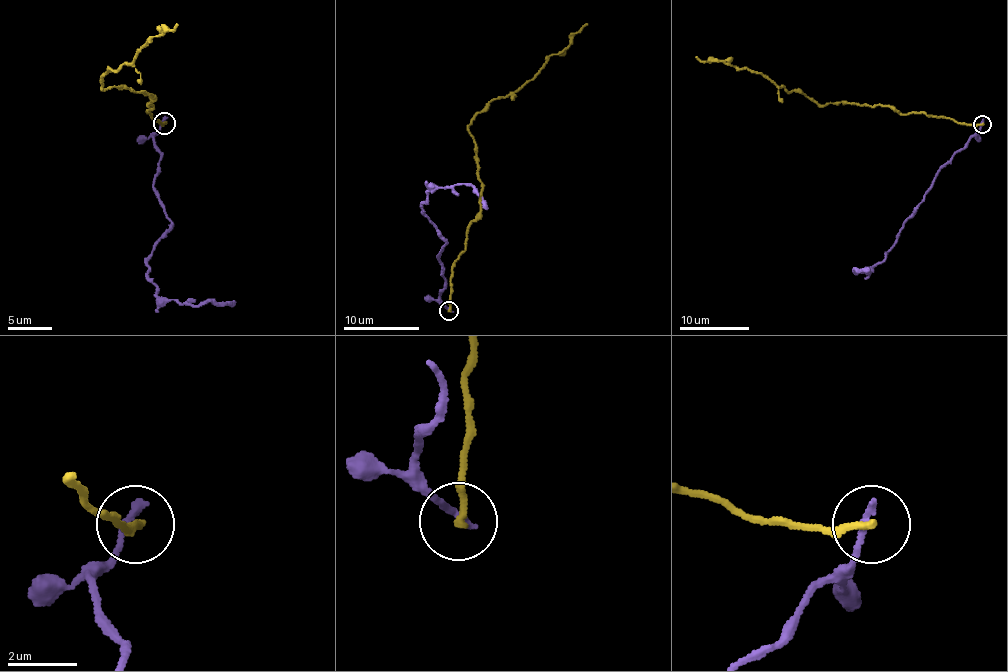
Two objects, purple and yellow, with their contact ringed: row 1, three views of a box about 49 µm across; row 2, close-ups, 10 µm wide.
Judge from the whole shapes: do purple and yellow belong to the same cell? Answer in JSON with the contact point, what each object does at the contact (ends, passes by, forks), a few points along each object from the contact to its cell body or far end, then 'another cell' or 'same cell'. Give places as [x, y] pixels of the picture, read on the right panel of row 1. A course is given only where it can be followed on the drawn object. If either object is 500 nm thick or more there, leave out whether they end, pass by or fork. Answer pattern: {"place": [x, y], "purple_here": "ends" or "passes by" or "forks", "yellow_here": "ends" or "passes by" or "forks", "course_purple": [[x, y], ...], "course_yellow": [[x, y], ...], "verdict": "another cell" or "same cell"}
{"place": [982, 124], "purple_here": "ends", "yellow_here": "ends", "course_purple": [[983, 123], [935, 175], [924, 201], [917, 206], [884, 259], [857, 274], [853, 271], [868, 267]], "course_yellow": [[983, 124], [961, 125], [925, 113], [904, 114], [888, 106], [821, 105], [760, 73], [695, 56]], "verdict": "another cell"}

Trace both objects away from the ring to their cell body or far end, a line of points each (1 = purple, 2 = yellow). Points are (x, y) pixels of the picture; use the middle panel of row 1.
1: (450, 311), (439, 297), (445, 281), (438, 257), (446, 242), (423, 203), (431, 188), (469, 184), (488, 208)
2: (449, 311), (452, 264), (464, 248), (467, 226), (479, 211), (471, 118), (531, 78), (587, 23)

